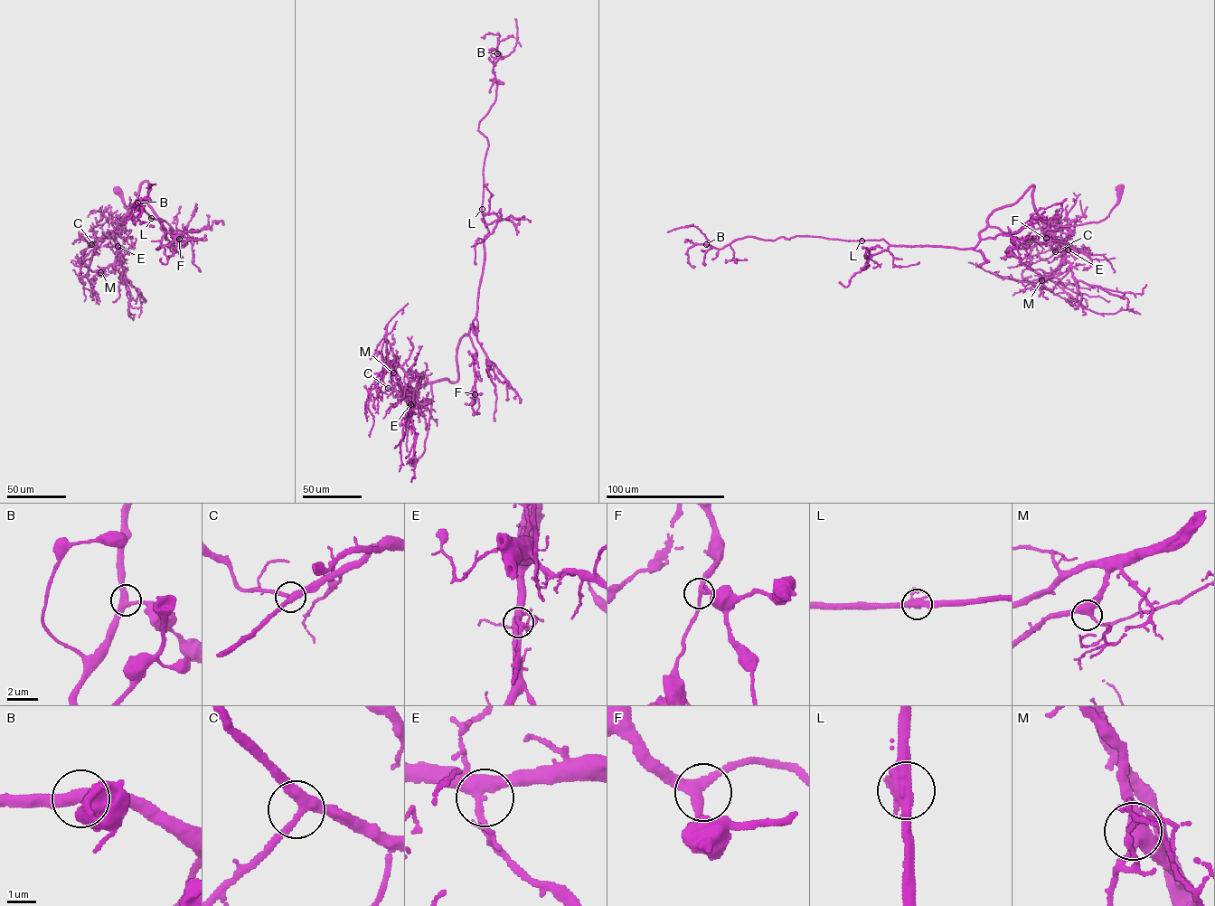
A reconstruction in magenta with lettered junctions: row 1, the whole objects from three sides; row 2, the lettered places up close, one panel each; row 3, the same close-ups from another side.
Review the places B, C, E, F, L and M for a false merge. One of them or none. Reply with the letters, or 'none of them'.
none of them

